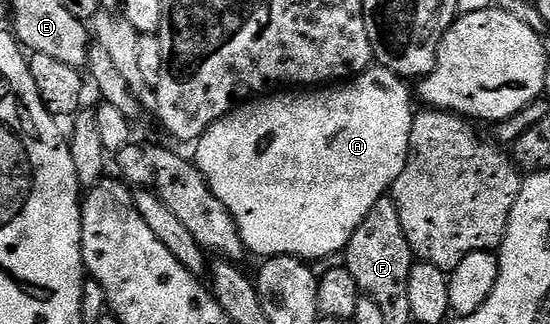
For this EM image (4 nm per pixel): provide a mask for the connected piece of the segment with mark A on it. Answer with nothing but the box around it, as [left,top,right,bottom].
[195,67,415,263]

